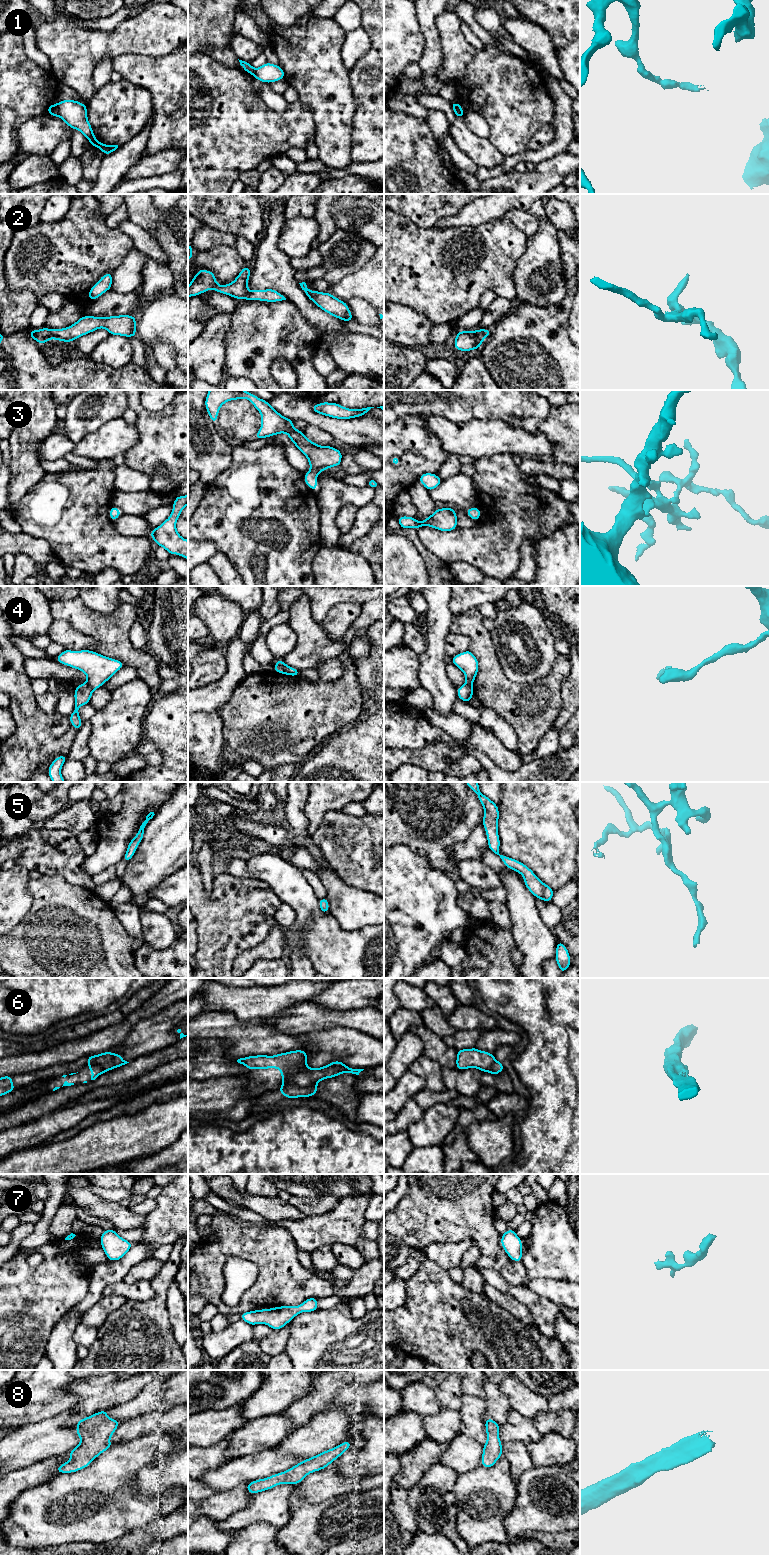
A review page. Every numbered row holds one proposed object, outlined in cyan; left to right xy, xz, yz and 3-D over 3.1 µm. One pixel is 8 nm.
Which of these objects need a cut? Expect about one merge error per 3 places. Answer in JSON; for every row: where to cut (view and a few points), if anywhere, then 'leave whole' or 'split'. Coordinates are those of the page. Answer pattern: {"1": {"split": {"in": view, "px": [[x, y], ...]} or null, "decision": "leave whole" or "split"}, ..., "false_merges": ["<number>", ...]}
{"1": {"split": {"in": "xy", "px": [[56, 104], [58, 116]]}, "decision": "split"}, "2": {"split": null, "decision": "leave whole"}, "3": {"split": null, "decision": "leave whole"}, "4": {"split": {"in": "xy", "px": [[86, 682], [93, 689]]}, "decision": "split"}, "5": {"split": null, "decision": "leave whole"}, "6": {"split": {"in": "xz", "px": [[284, 1081], [292, 1081], [300, 1086], [315, 1084]]}, "decision": "split"}, "7": {"split": null, "decision": "leave whole"}, "8": {"split": null, "decision": "leave whole"}, "false_merges": ["1", "4", "6"]}

